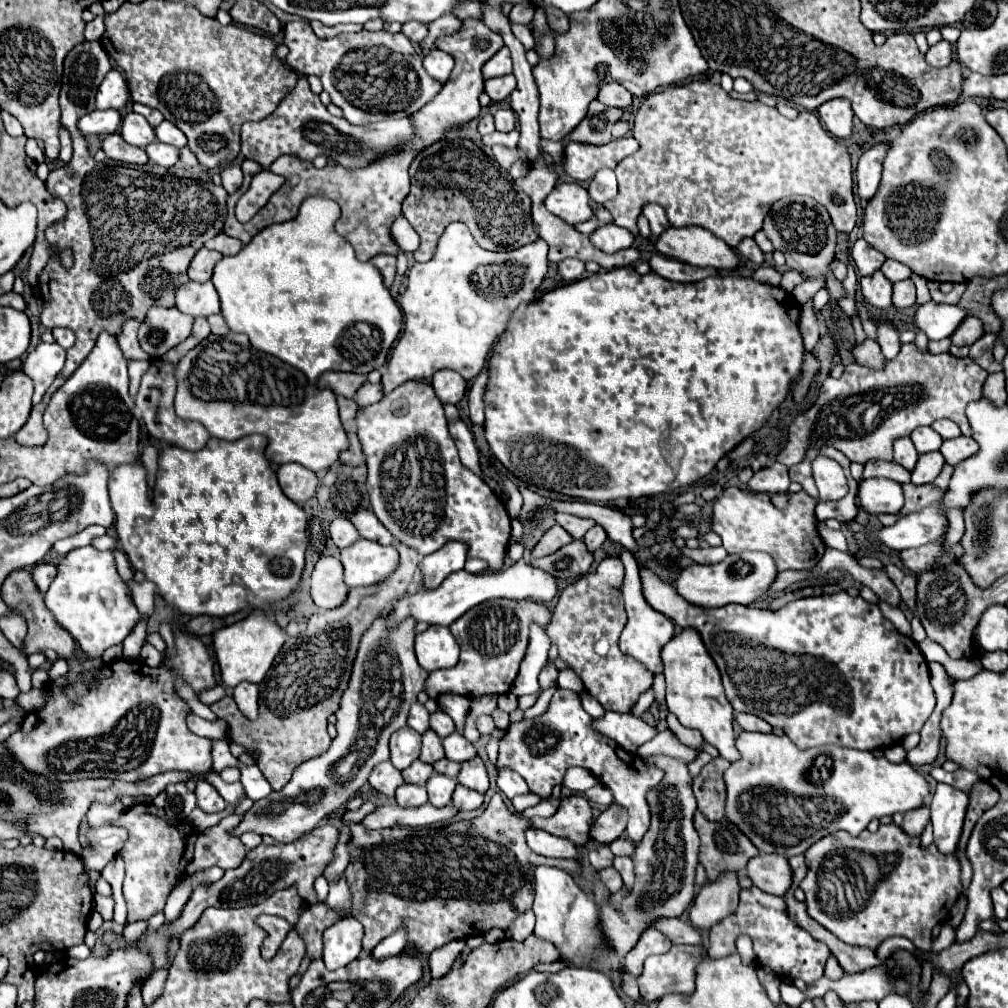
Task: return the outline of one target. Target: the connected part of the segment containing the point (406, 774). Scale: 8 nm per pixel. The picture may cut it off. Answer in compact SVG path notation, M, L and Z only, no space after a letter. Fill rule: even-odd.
M414 761L408 769L404 769L402 771L402 777L404 777L404 783L414 783L414 785L424 785L428 779L430 779L430 775L434 773L434 769L432 769L432 765L428 765L428 763L422 763L422 761Z

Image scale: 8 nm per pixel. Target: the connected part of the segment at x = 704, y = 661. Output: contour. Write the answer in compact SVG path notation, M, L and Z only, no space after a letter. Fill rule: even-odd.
M684 629L674 635L660 651L664 661L664 677L666 677L666 703L668 709L678 717L684 727L698 729L706 743L714 745L720 755L728 761L736 761L738 751L734 747L734 731L732 731L732 715L734 709L724 695L724 687L720 681L720 671L712 661L710 653L704 649L700 633L696 629Z

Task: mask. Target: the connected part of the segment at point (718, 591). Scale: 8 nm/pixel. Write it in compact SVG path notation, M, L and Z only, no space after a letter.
M744 551L738 555L728 555L724 561L716 565L690 565L682 569L682 573L676 577L676 591L690 603L700 607L724 607L730 603L750 605L774 583L778 575L778 569L774 565L774 559L768 553L756 553L756 551Z

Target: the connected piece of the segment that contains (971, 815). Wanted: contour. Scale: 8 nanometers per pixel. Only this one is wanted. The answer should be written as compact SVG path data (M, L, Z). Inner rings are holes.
M982 781L982 783L976 783L972 787L972 795L970 795L970 803L968 803L968 809L966 809L966 819L964 819L964 831L962 831L962 837L960 837L960 843L958 843L960 851L966 851L966 843L970 839L974 823L996 801L998 801L998 791L992 785L988 785L988 783Z

